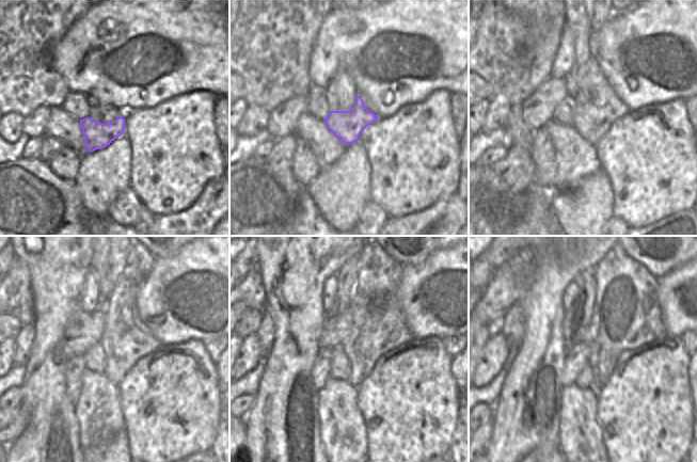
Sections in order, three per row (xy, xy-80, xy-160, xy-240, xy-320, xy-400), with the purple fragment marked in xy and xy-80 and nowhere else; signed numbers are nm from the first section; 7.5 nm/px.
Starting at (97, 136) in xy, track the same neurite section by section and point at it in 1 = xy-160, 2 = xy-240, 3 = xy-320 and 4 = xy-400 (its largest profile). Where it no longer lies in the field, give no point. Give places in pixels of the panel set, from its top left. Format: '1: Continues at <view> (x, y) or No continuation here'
1: Continues at xy-160 (596, 107)
2: Continues at xy-240 (125, 339)
3: Continues at xy-320 (379, 327)
4: Continues at xy-400 (627, 298)

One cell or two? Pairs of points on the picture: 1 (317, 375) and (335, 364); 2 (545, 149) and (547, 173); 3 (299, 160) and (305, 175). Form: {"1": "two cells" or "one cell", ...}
{"1": "two cells", "2": "one cell", "3": "one cell"}

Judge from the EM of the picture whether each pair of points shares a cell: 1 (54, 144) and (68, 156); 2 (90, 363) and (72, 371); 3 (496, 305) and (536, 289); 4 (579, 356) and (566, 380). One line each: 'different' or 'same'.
1: different
2: different
3: different
4: same

